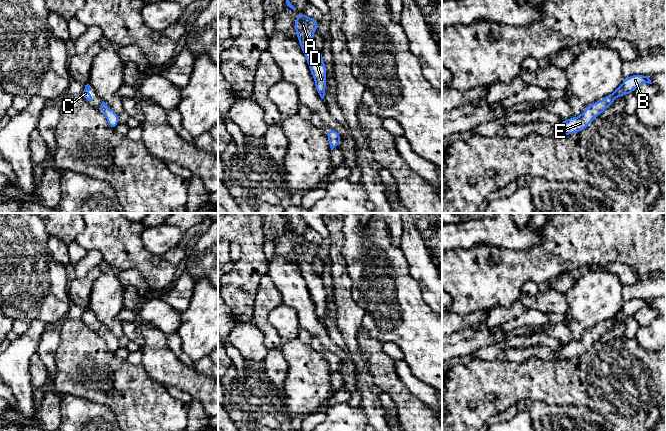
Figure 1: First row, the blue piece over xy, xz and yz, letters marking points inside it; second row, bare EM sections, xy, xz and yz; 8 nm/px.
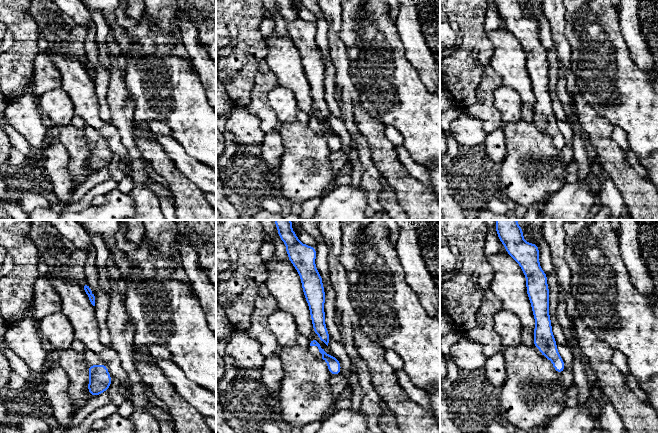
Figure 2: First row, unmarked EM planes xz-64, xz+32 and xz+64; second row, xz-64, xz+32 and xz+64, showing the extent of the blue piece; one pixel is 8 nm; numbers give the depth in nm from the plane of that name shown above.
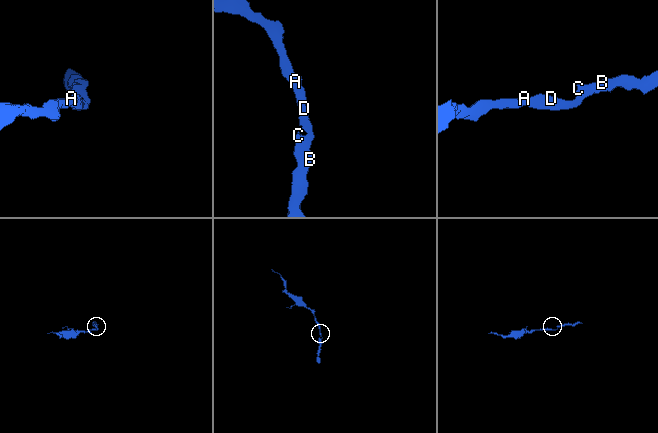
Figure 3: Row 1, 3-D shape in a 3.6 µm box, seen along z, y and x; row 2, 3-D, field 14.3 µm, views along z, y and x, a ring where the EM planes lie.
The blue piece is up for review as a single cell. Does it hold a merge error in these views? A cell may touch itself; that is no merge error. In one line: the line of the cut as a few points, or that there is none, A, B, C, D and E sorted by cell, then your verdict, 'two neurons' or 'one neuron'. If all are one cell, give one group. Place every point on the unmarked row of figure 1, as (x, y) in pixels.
cut none; groups A B C D E; one neuron

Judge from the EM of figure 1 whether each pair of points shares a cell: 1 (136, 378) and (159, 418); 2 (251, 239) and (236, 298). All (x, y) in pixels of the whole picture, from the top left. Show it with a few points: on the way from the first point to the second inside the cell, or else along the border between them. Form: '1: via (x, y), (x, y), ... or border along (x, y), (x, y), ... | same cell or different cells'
1: via (136, 388), (136, 395), (149, 408) | same cell
2: via (251, 254), (251, 267), (239, 283) | same cell

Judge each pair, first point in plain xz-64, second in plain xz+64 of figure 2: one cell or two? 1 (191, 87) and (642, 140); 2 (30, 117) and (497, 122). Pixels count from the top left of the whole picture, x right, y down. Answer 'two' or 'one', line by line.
1: one
2: two

